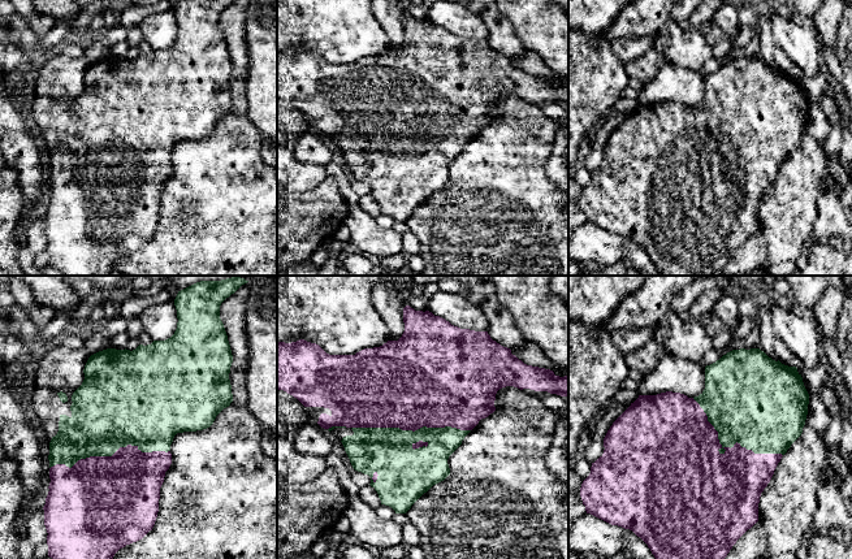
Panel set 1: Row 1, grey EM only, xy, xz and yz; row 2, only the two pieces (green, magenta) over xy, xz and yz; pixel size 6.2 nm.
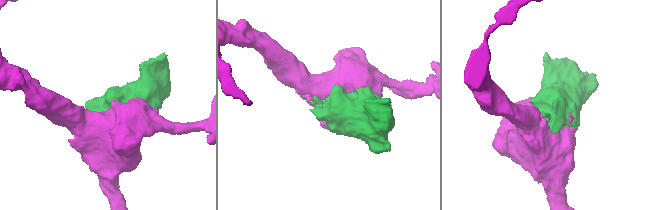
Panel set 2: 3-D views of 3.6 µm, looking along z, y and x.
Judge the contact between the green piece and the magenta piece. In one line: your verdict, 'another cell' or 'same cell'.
same cell

